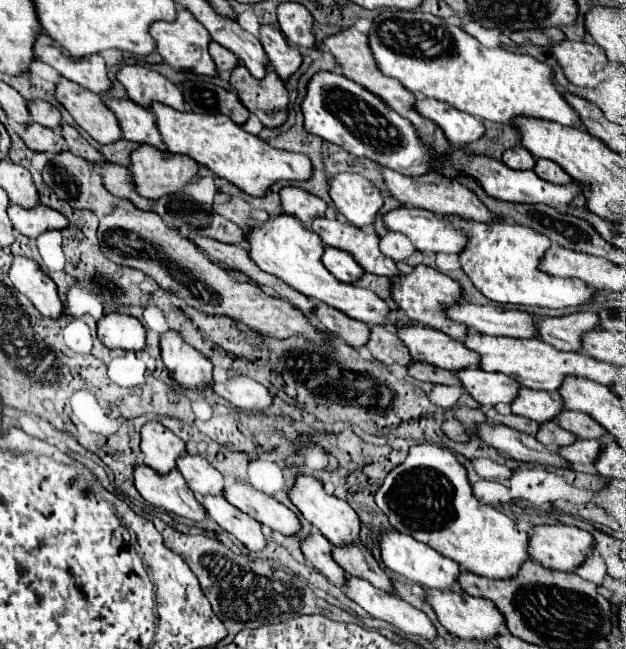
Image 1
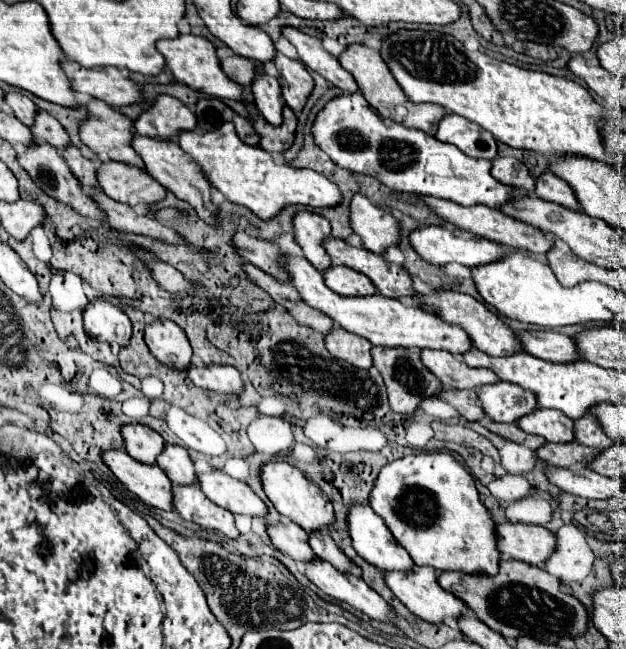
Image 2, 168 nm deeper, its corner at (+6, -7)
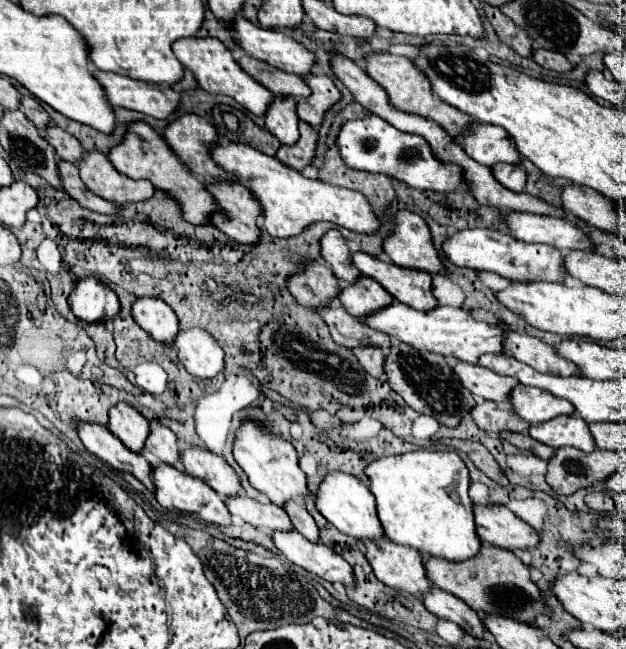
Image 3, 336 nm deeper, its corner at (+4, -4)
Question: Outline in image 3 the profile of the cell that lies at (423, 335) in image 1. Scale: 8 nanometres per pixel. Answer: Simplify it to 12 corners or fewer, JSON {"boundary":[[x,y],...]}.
{"boundary":[[459,361],[453,369],[475,397],[509,403],[513,377]]}

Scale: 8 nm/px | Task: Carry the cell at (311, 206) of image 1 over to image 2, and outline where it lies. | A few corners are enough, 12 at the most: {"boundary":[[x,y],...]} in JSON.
{"boundary":[[315,212],[293,216],[295,240],[321,272],[331,266],[323,240],[329,222]]}

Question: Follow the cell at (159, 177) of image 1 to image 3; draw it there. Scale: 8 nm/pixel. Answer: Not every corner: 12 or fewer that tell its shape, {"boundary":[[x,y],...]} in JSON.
{"boundary":[[99,151],[77,167],[87,189],[129,205],[155,193],[151,181],[133,181]]}

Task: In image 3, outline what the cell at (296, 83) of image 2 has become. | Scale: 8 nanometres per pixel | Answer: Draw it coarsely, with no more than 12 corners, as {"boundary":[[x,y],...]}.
{"boundary":[[307,75],[313,95],[297,99],[297,115],[319,127],[341,91],[325,75]]}

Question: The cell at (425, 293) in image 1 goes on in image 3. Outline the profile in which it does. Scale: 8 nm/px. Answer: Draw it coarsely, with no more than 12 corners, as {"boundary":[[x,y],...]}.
{"boundary":[[505,333],[505,355],[541,373],[573,377],[577,365],[529,335]]}

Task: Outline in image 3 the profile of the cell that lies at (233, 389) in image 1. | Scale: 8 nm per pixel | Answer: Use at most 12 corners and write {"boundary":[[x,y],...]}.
{"boundary":[[181,329],[173,345],[201,379],[223,371],[223,349],[205,329]]}

